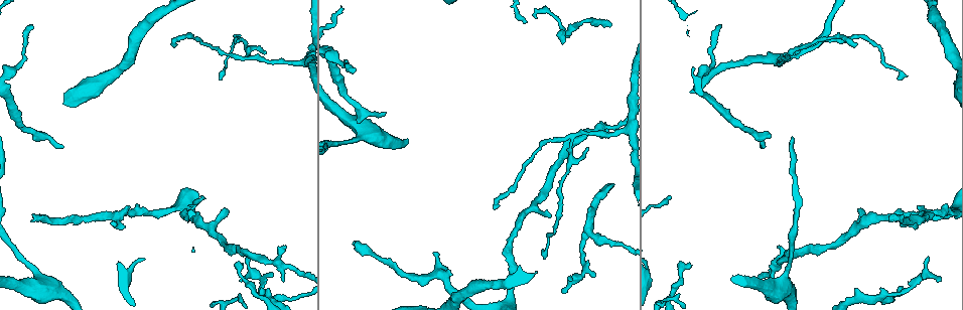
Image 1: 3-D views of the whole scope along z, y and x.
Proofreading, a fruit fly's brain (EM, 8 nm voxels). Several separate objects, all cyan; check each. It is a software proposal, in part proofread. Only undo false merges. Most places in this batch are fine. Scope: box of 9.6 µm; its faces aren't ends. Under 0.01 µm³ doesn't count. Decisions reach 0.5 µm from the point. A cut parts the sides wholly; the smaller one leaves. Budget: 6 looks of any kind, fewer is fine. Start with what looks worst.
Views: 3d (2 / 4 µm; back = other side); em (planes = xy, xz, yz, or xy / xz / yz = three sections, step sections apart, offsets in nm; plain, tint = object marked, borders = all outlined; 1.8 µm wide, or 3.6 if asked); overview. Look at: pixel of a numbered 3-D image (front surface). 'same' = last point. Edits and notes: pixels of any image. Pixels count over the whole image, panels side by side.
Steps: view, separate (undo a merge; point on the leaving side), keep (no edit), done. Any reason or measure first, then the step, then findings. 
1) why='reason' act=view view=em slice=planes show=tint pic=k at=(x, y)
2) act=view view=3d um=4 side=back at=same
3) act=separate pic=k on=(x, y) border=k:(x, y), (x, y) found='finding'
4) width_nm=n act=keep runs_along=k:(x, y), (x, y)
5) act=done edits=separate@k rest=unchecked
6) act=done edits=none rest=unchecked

why='sharp bend' act=view view=3d um=2 pic=1 at=(249, 58)

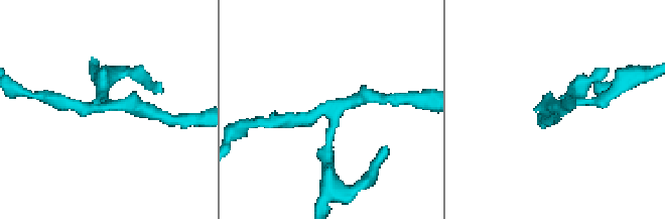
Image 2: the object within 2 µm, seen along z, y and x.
arms=3 act=view view=em slice=planes show=tint pic=2 at=(560, 105)

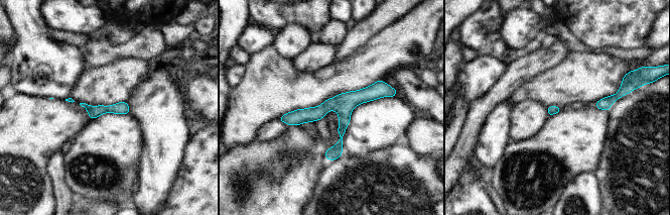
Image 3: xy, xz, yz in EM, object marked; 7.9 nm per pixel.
width_nm=70 act=keep runs_along=3:(390, 92), (283, 118) found='one neuron here'

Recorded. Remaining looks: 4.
why='sharp bend' act=view view=3d um=4 pic=1 at=(592, 234)

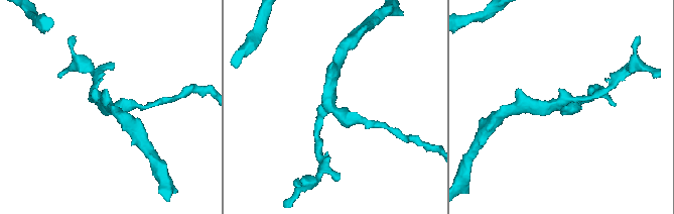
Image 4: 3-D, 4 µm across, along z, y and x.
arms=3 act=view view=em slice=planes show=tint pic=4 at=(331, 107)

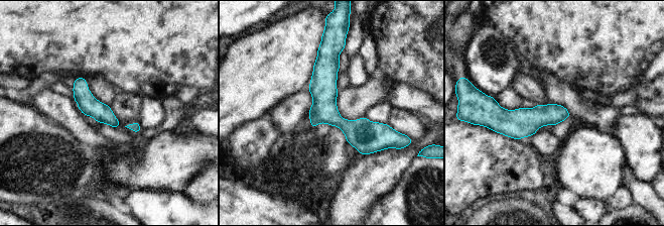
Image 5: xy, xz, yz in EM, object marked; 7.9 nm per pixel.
act=keep runs_along=5:(326, 52), (326, 108), (381, 147) found='continuous, no second neuron'

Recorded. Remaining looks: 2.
why='arms part here' act=view view=em slice=planes show=tint pic=1 at=(920, 213)

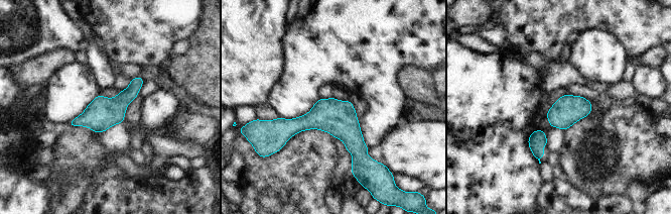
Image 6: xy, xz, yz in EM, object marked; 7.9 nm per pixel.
act=keep found='one neuron here'

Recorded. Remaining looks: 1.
act=done edits=none rest=unchecked

